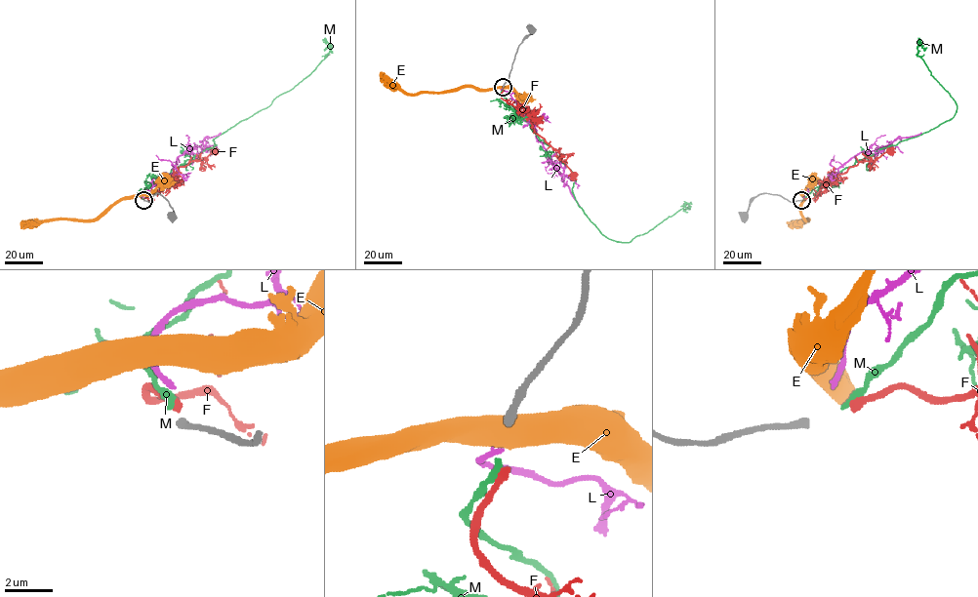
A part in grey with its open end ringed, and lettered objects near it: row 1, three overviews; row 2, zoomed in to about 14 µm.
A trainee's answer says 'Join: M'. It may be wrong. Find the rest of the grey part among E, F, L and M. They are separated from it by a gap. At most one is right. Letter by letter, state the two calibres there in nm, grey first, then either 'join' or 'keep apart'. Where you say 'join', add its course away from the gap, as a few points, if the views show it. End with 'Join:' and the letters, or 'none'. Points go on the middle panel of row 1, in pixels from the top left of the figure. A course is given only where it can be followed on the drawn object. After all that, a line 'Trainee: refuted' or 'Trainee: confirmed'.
E: calibres 320 and 900 nm; keep apart
F: calibres 320 and 320 nm; join; course (503, 90), (501, 97), (530, 121), (533, 129), (557, 151), (575, 179)
L: calibres 320 and 190 nm; keep apart
M: calibres 320 and 320 nm; keep apart
Join: F
Trainee: refuted

